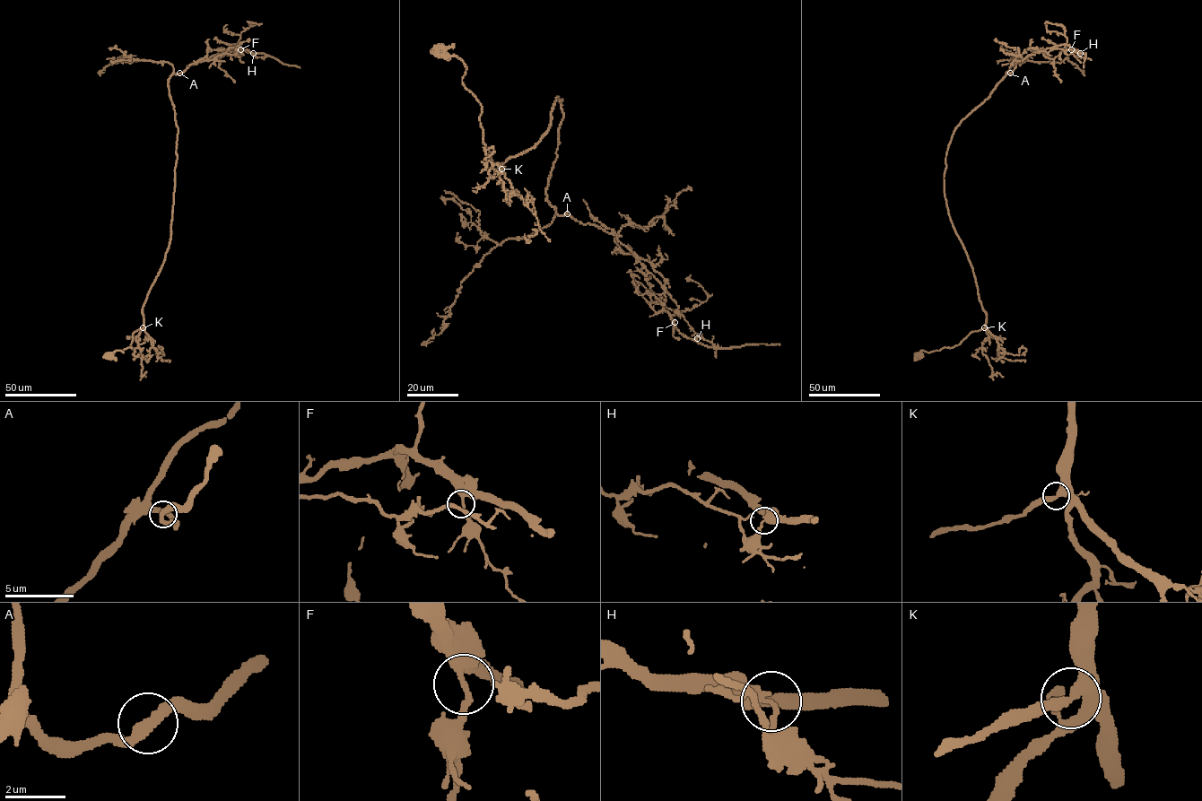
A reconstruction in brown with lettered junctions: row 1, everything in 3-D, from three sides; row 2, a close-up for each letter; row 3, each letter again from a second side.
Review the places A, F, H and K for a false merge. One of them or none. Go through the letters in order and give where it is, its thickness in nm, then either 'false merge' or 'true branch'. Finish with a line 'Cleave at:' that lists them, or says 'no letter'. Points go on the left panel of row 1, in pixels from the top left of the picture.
A: (179, 73) | 380 nm | true branch
F: (240, 49) | 300 nm | true branch
H: (253, 53) | 300 nm | false merge
K: (143, 327) | 320 nm | true branch
Cleave at: H

